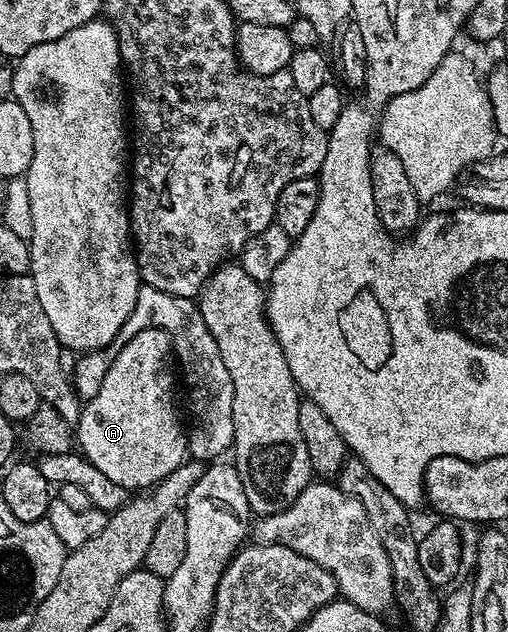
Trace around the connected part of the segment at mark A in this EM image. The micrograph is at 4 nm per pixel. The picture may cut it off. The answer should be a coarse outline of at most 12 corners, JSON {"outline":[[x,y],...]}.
{"outline":[[136,332],[76,442],[128,492],[188,458],[168,332]]}

